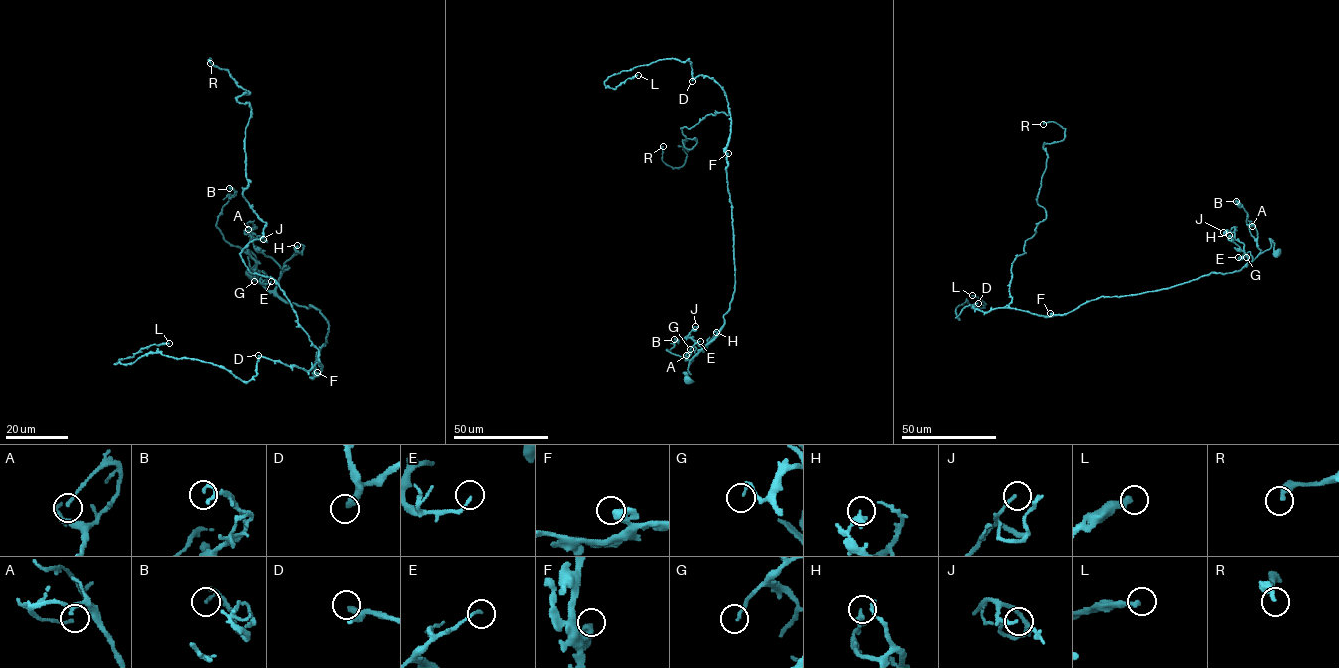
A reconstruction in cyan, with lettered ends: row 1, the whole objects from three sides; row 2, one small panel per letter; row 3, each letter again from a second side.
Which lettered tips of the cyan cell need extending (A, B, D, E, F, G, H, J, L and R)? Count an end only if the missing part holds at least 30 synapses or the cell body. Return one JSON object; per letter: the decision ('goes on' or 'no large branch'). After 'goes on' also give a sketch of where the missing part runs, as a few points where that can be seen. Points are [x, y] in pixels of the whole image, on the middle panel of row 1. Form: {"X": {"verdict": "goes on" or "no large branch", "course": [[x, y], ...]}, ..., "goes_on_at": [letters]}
{"A": {"verdict": "no large branch"}, "B": {"verdict": "no large branch"}, "D": {"verdict": "no large branch"}, "E": {"verdict": "no large branch"}, "F": {"verdict": "no large branch"}, "G": {"verdict": "no large branch"}, "H": {"verdict": "no large branch"}, "J": {"verdict": "no large branch"}, "L": {"verdict": "no large branch"}, "R": {"verdict": "no large branch"}, "goes_on_at": []}

